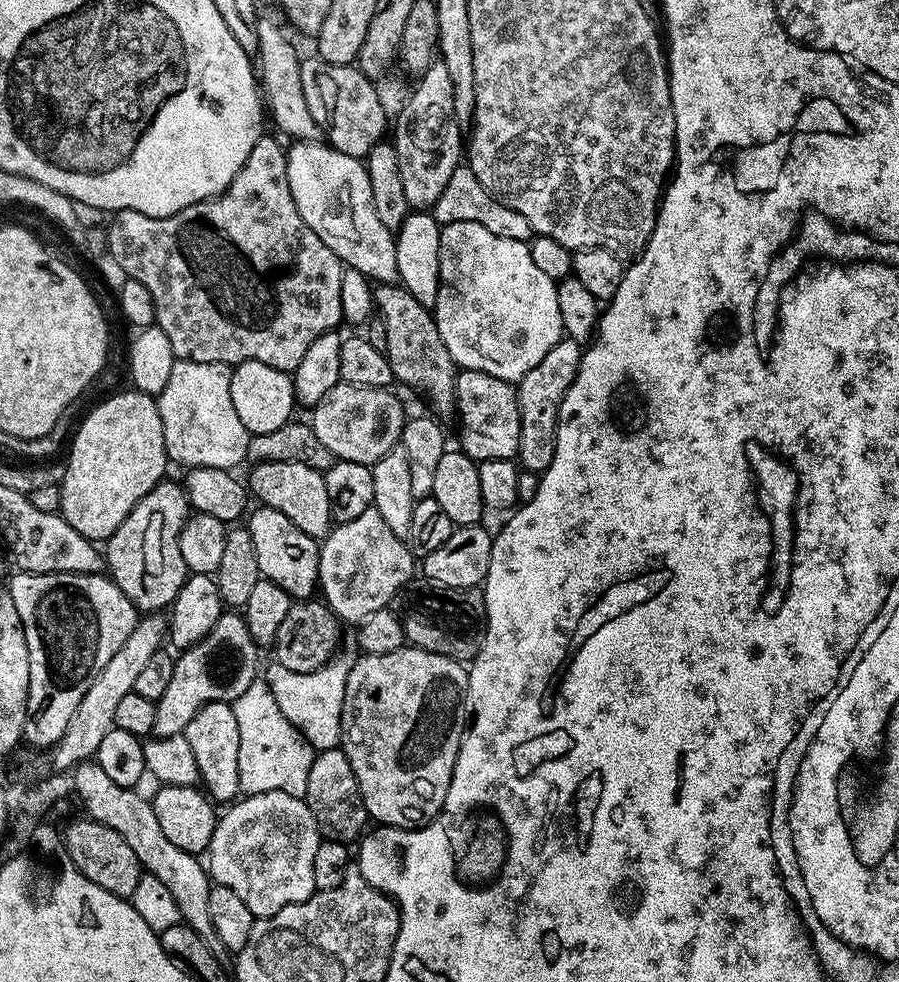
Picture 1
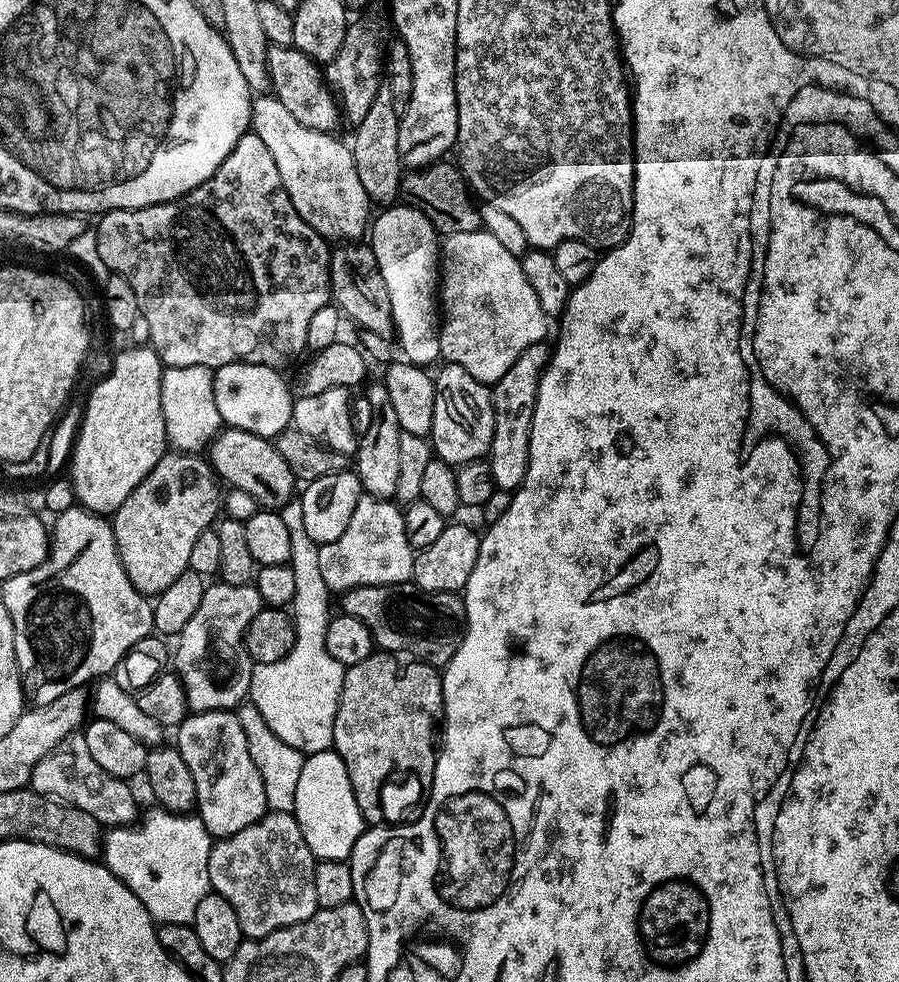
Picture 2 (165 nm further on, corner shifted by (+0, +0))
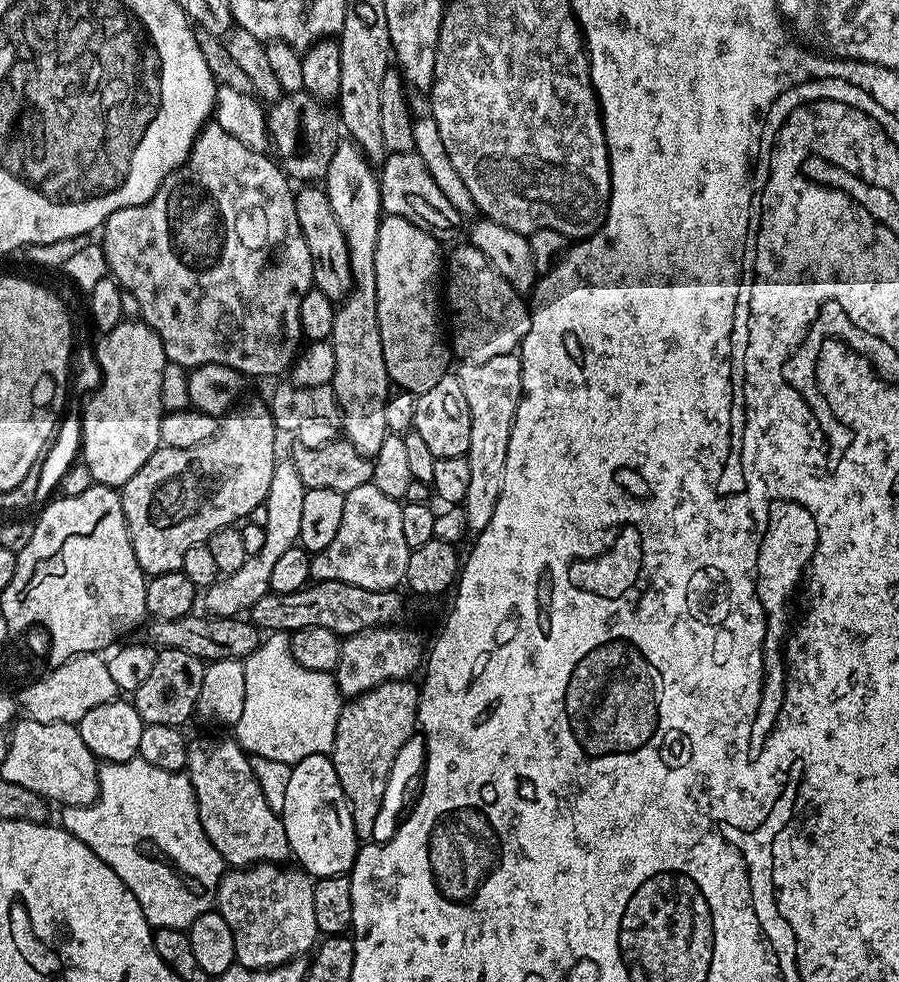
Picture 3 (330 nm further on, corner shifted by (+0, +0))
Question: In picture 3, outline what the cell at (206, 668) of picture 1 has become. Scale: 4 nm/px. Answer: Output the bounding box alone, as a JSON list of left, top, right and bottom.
[202,458,308,616]

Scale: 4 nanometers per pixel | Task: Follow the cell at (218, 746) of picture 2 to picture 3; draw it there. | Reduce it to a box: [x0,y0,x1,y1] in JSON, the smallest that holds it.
[186,736,289,868]

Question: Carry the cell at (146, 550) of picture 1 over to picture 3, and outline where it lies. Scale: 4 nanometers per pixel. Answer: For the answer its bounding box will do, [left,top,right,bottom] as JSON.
[120,403,278,578]

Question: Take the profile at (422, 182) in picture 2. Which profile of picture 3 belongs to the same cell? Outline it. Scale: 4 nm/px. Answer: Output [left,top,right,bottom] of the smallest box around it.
[378,152,465,242]

